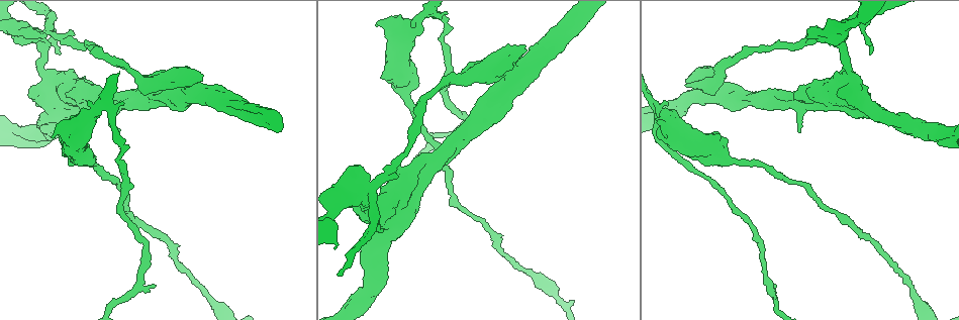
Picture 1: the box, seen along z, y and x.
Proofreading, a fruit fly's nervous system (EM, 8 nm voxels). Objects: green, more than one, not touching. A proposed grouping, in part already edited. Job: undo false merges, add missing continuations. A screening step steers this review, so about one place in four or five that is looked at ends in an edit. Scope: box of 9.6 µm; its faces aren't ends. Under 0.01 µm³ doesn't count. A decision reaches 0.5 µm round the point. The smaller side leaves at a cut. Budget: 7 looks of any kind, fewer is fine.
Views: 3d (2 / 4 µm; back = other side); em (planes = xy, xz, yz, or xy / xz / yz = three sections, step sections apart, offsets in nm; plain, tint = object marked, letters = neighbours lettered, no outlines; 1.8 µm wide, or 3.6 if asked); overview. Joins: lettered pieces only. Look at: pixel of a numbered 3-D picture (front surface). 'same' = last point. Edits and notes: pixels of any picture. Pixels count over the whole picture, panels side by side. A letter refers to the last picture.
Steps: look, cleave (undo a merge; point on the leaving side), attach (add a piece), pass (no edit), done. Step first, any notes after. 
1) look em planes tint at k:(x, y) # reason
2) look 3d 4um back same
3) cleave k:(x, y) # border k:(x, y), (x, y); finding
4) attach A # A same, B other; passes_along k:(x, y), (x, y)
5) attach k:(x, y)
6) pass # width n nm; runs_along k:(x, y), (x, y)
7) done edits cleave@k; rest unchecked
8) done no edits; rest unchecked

look em planes tint at 1:(775, 46) # touches itself

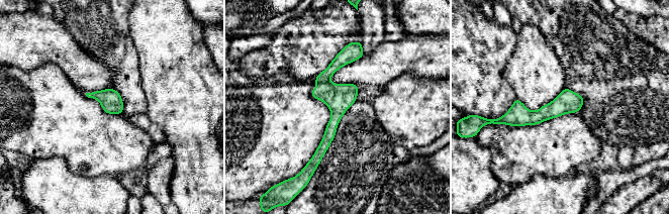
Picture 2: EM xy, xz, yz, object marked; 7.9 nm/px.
look em planes letters same # see the neighbours

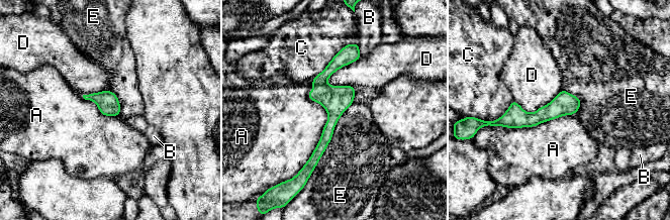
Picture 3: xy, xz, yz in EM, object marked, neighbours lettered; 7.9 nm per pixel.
pass # A other, B other, C other, D other, E other; runs_along 3:(346, 49), (323, 76), (332, 120), (311, 164); all the same neuron

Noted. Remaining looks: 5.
look 3d 4um at 1:(57, 52) # tapers out

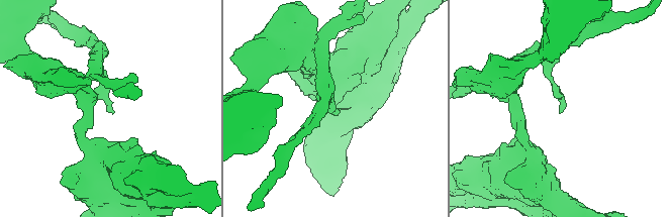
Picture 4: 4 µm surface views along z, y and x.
look em planes letters at 4:(338, 108)

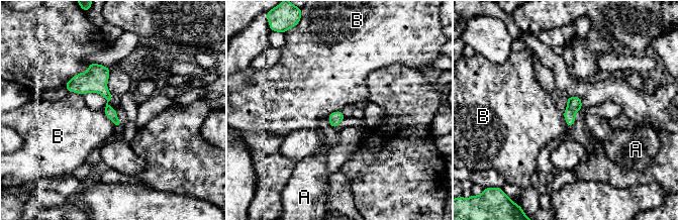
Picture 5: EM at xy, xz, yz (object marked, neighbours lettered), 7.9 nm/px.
pass # A other, B other; border 5:(103, 108), (104, 114), (114, 124); no lettered piece goes on from it

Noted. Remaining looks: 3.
look 3d 2um at 1:(114, 102) # sudden change in width

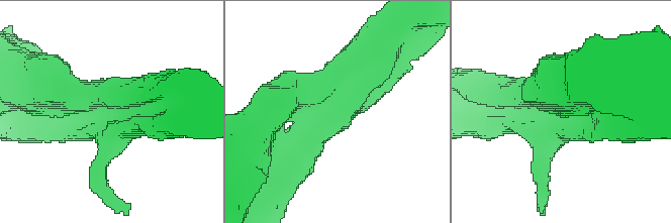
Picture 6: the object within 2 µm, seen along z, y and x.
look em planes letters at 6:(105, 114) # shape alone is not enough

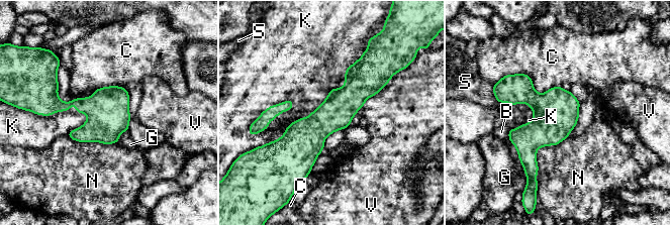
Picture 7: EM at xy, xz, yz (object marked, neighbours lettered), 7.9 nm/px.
pass # width 280 nm; B other, C other, G other, K other, N other, S other, V other; border 7:(35, 113), (72, 104), (87, 120); continuous, no second neuron

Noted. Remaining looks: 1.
done no edits; rest unchecked

